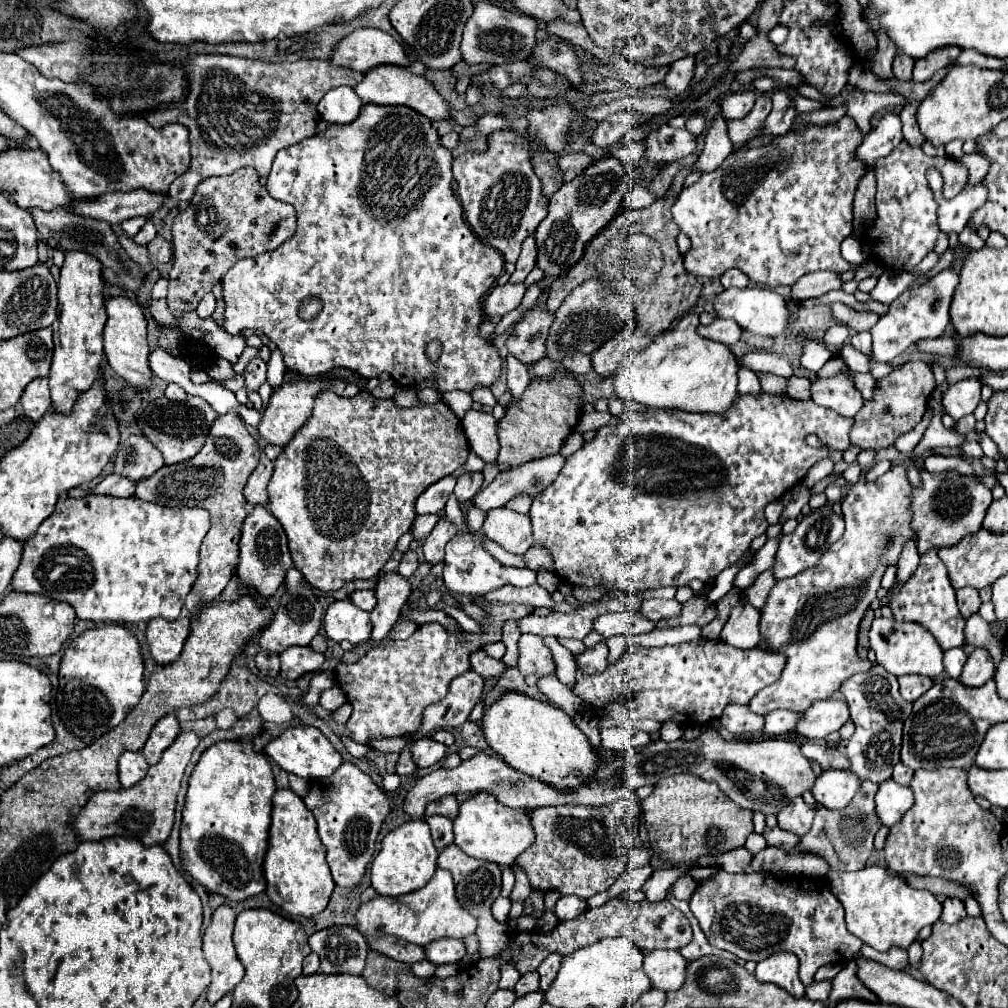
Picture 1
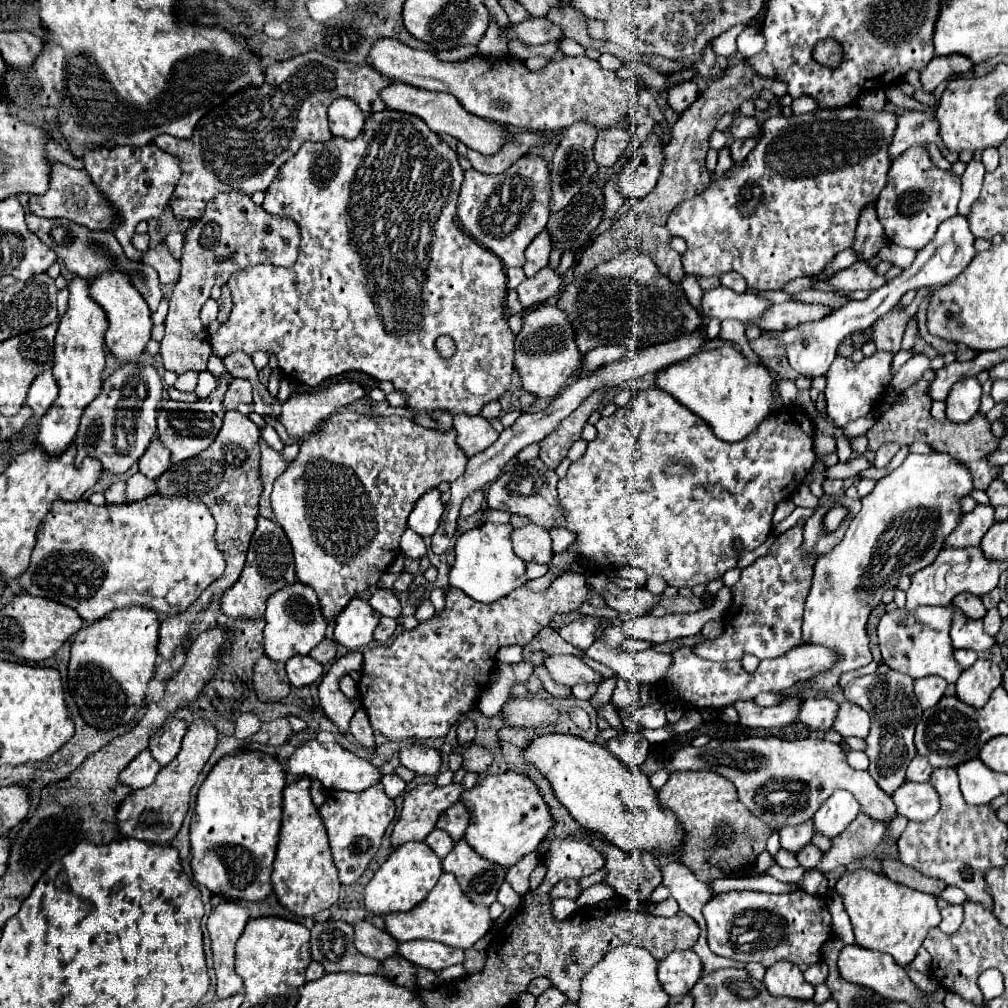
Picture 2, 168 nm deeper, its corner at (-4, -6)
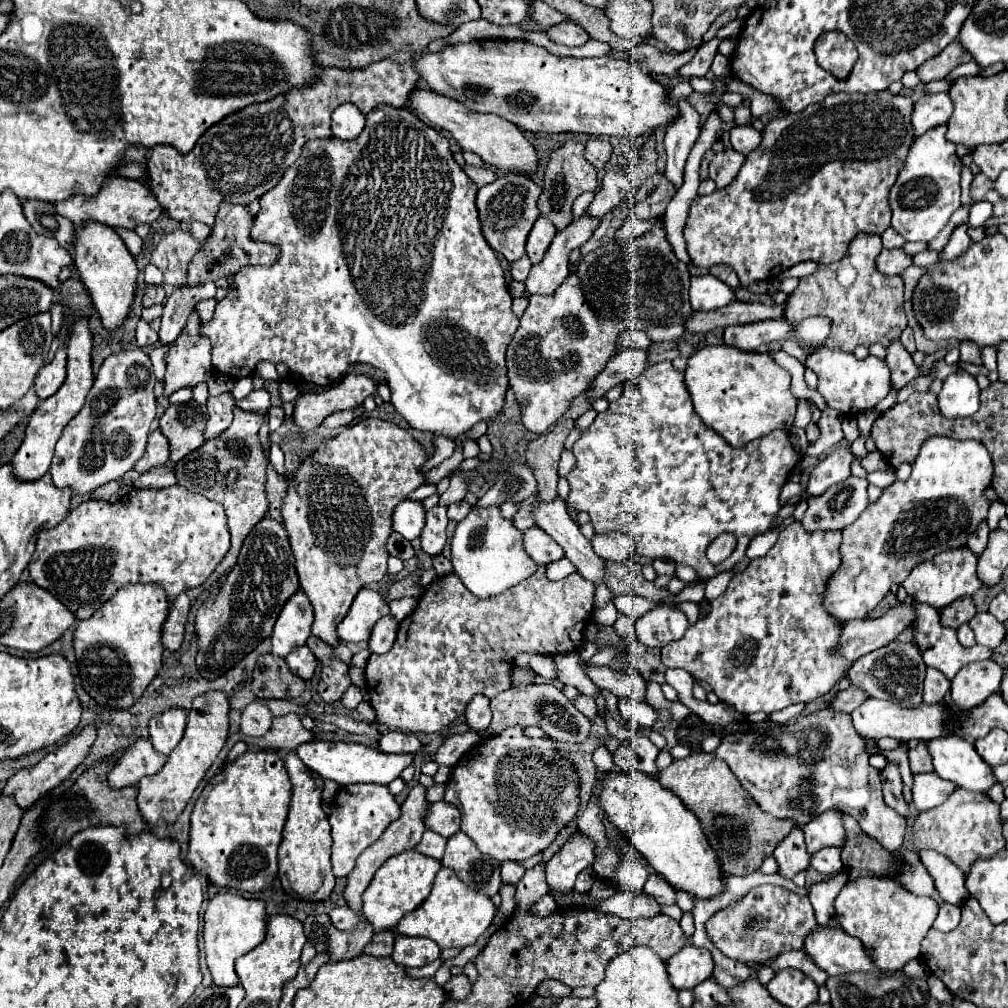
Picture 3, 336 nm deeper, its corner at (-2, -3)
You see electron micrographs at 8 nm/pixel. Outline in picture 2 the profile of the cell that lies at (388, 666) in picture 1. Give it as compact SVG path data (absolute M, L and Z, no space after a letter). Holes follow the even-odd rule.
M565 573L557 577L549 589L531 591L527 587L519 587L511 591L507 597L497 599L495 603L483 605L475 603L463 591L451 587L445 595L445 609L431 617L429 621L419 623L411 631L403 631L395 637L391 645L367 647L363 651L363 677L357 685L361 695L361 703L369 715L371 727L379 729L389 741L403 739L437 739L445 737L447 731L459 723L459 719L475 709L475 703L481 691L489 685L491 673L497 669L497 651L505 645L527 645L537 637L537 633L545 627L551 627L551 619L555 613L577 611L583 603L589 601L589 589L585 583L585 575Z

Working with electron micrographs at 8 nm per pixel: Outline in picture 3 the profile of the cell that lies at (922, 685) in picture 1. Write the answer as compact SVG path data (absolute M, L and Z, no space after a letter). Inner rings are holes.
M927 668L925 676L925 692L923 692L923 702L925 704L937 704L945 700L945 694L949 692L951 682L937 670Z

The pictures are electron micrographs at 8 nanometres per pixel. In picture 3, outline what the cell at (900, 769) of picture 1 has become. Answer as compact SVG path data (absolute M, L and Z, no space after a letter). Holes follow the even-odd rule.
M919 742L913 750L909 750L909 766L913 774L921 774L921 772L933 772L933 764L931 764L931 756L929 756L929 748L925 748L925 742Z

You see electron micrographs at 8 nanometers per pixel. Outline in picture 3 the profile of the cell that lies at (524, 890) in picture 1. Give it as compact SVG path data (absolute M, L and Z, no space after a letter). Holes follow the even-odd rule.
M503 862L501 864L501 878L505 884L517 884L523 874L525 874L525 868L519 862Z

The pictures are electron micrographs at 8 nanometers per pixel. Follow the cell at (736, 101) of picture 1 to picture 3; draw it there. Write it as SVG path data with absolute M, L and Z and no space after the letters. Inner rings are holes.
M749 124L735 126L731 130L731 144L741 154L749 154L753 148L759 146L759 142L761 142L761 132Z

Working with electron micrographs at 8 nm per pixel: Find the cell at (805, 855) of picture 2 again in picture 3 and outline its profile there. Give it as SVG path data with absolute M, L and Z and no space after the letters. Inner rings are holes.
M823 848L821 852L811 854L811 868L821 874L835 874L843 868L841 862L841 848Z

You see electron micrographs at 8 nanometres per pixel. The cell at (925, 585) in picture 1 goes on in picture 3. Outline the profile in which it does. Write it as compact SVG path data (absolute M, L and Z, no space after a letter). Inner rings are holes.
M989 612L983 614L975 614L973 620L969 620L971 630L975 632L977 644L987 646L987 648L995 648L1003 642L1005 636L1005 628L1001 622L997 622Z

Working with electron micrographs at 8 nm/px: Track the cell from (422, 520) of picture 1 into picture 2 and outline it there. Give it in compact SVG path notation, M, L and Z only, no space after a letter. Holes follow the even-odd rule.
M407 529L407 531L401 535L399 547L401 547L401 553L407 555L407 557L411 557L411 559L419 559L419 557L423 557L425 551L427 551L423 539L421 539L417 533L413 533L411 529Z

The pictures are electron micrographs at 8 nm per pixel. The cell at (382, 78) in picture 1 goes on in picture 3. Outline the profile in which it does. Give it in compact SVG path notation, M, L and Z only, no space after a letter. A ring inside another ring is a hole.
M415 88L407 100L407 108L415 114L421 112L423 118L429 120L429 124L433 124L441 130L447 130L465 152L477 154L489 166L495 166L505 172L521 172L521 174L529 174L537 166L535 148L523 136L523 132L515 124L509 124L507 120L501 120L495 114L473 112L473 110L465 108L465 104L461 104L445 94L437 94L435 90L429 90L429 88Z

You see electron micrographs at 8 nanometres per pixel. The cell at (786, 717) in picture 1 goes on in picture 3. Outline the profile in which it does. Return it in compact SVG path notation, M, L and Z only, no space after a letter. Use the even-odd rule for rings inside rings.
M849 686L847 690L843 690L843 692L837 692L835 696L833 696L833 700L829 702L829 710L833 710L833 712L853 712L853 708L857 708L859 704L861 704L861 700L865 700L867 696L865 696L865 692L861 692L859 688L853 688L853 686Z

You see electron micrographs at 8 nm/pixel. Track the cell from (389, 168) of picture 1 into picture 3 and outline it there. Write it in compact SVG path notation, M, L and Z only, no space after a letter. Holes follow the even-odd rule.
M377 106L373 112L367 114L367 124L355 140L339 140L333 136L327 140L305 142L305 148L297 162L285 170L275 188L261 196L261 210L255 216L255 224L251 230L251 236L259 236L257 240L277 244L281 248L281 258L271 268L241 268L233 276L237 292L227 294L227 298L217 304L213 318L201 324L201 334L207 336L213 346L213 368L231 378L243 378L253 374L255 364L261 360L269 360L273 364L283 362L289 366L289 376L295 382L305 380L319 386L331 386L351 364L365 362L387 374L391 404L409 422L411 428L455 438L471 430L477 422L491 420L495 414L501 412L505 402L505 392L509 386L505 350L519 326L519 320L511 312L513 298L507 292L503 268L495 252L481 236L479 216L475 208L477 190L479 188L475 186L475 182L453 160L447 138L439 130L421 122L407 108Z

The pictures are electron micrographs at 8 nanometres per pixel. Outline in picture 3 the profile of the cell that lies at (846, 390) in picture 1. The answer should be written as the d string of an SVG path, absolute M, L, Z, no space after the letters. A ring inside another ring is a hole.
M821 348L807 358L807 368L811 368L817 378L817 390L825 398L827 406L837 410L843 416L857 416L863 410L873 408L879 400L883 400L891 390L891 372L885 360L867 356L865 360L857 360L853 354L845 354L833 348Z

